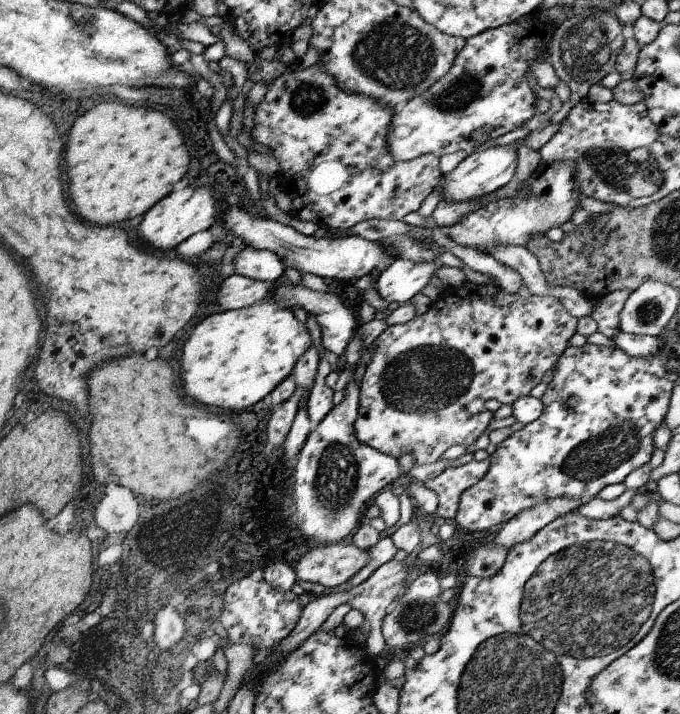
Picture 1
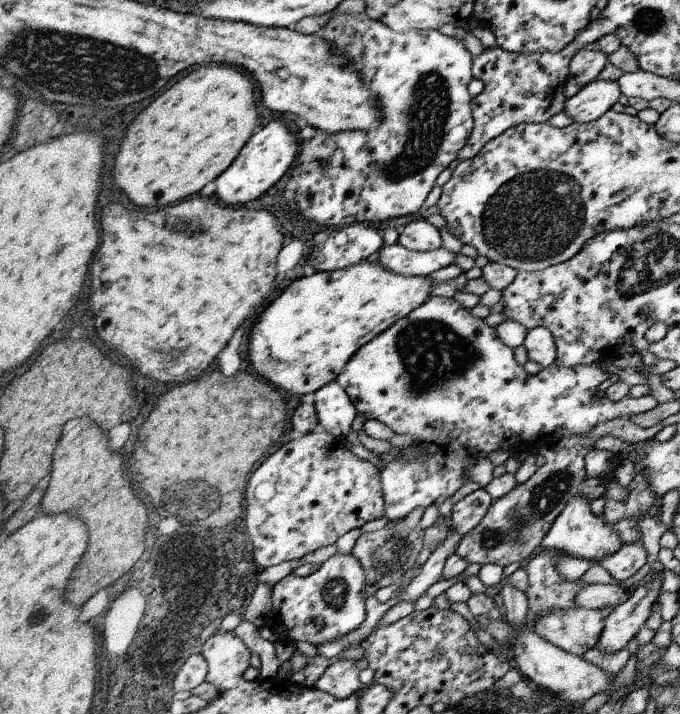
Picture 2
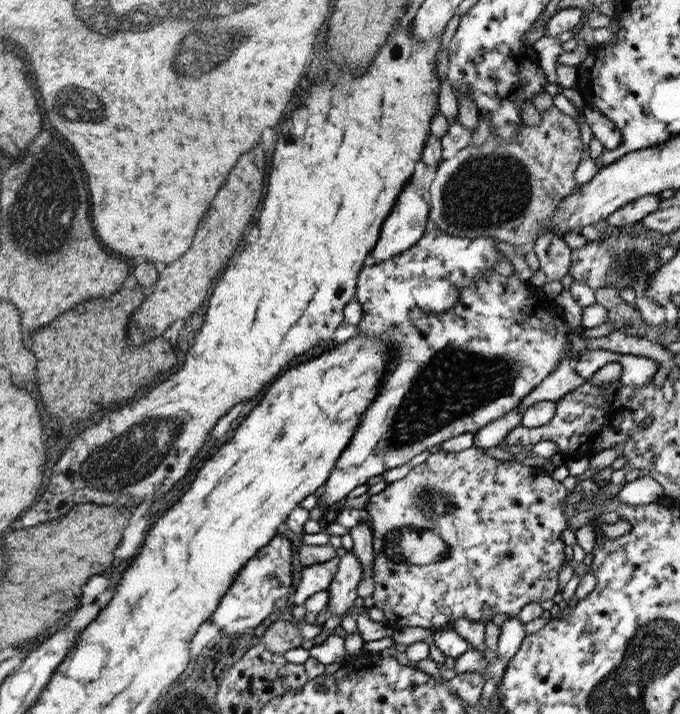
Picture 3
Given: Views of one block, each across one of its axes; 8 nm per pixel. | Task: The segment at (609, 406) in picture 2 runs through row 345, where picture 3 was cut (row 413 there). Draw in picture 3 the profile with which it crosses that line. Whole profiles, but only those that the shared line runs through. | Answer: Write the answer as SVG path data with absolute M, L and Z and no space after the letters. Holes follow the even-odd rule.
M440 229L425 231L420 240L414 244L410 250L402 252L402 254L396 254L392 256L390 261L385 261L382 263L376 263L372 266L364 266L363 270L360 272L355 298L357 302L360 302L362 309L364 309L364 314L362 314L362 320L360 320L359 334L368 333L368 336L381 336L385 340L391 340L391 342L396 343L396 356L388 362L388 368L386 368L386 374L382 378L382 388L376 396L376 401L373 403L373 406L370 409L367 409L365 416L360 420L352 440L348 447L340 454L338 462L334 464L332 472L328 480L325 482L326 490L324 494L318 497L317 504L322 506L324 503L324 508L328 506L333 506L334 504L342 505L342 502L347 499L348 494L360 486L360 484L366 484L372 476L382 475L386 470L390 468L396 468L396 466L402 466L410 462L416 454L428 450L433 444L441 444L444 440L450 440L453 436L458 436L463 432L472 432L473 434L480 430L482 427L490 424L496 419L503 418L504 414L509 414L516 406L520 405L520 402L530 394L530 391L536 386L538 386L550 373L556 370L556 367L560 365L560 359L564 355L570 355L570 353L565 354L563 352L564 347L569 343L572 346L574 359L580 356L580 353L584 353L587 348L587 340L579 337L579 331L584 330L582 326L575 330L572 334L567 334L566 319L564 315L560 312L560 308L550 300L543 297L540 293L540 289L536 288L530 280L527 282L521 282L520 279L515 274L513 265L510 262L506 263L505 261L500 261L500 251L497 249L494 238L488 237L478 237L478 238L464 238L464 236L450 236L446 231ZM479 274L483 274L482 277ZM430 279L445 279L447 282L450 282L459 292L459 301L455 304L455 307L444 312L432 313L420 310L416 299L413 297L412 290L418 289L420 284L424 283L426 280ZM529 287L534 287L532 292L528 291Z

